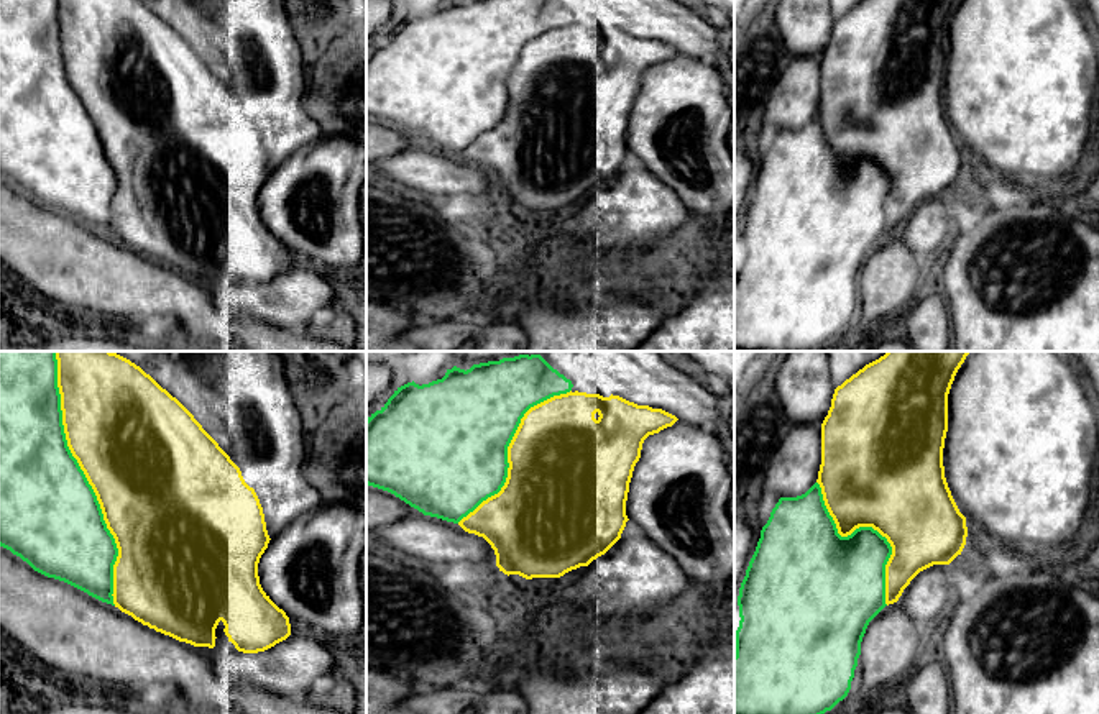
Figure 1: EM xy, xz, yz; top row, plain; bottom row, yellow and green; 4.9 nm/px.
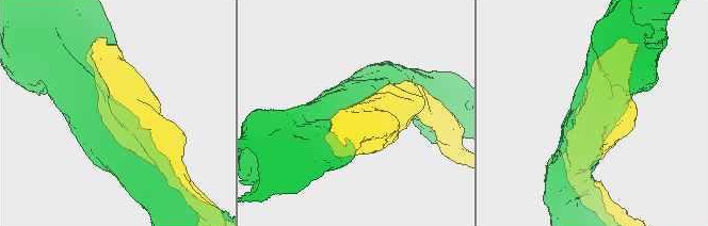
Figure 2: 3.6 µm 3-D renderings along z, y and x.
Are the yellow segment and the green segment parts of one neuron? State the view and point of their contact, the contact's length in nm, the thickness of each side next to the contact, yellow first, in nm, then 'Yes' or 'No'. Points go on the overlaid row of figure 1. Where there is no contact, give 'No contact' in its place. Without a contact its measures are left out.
Touches yellow at xy (86, 476). Shared border 1300 nm. Thickness 500 nm (yellow) against 480 nm. Yes

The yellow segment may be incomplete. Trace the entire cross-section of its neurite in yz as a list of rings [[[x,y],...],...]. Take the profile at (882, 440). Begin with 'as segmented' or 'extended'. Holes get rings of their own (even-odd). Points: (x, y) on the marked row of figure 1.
extended | [[[887,351],[835,389],[831,407],[821,423],[821,465],[816,483],[802,496],[780,497],[761,530],[756,552],[739,588],[739,627],[734,655],[734,714],[825,714],[843,701],[854,678],[861,642],[869,622],[902,596],[910,581],[933,565],[950,565],[961,555],[966,517],[959,512],[945,478],[943,448],[948,432],[948,394],[969,351]]]

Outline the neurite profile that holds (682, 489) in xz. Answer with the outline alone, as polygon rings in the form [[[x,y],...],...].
[[[677,420],[649,435],[629,483],[626,515],[677,560],[687,583],[705,588],[706,597],[706,604],[698,607],[697,632],[687,652],[688,671],[677,683],[665,684],[639,714],[734,714],[734,630],[728,624],[713,622],[728,609],[728,593],[734,581],[734,466],[726,460],[716,433]]]

